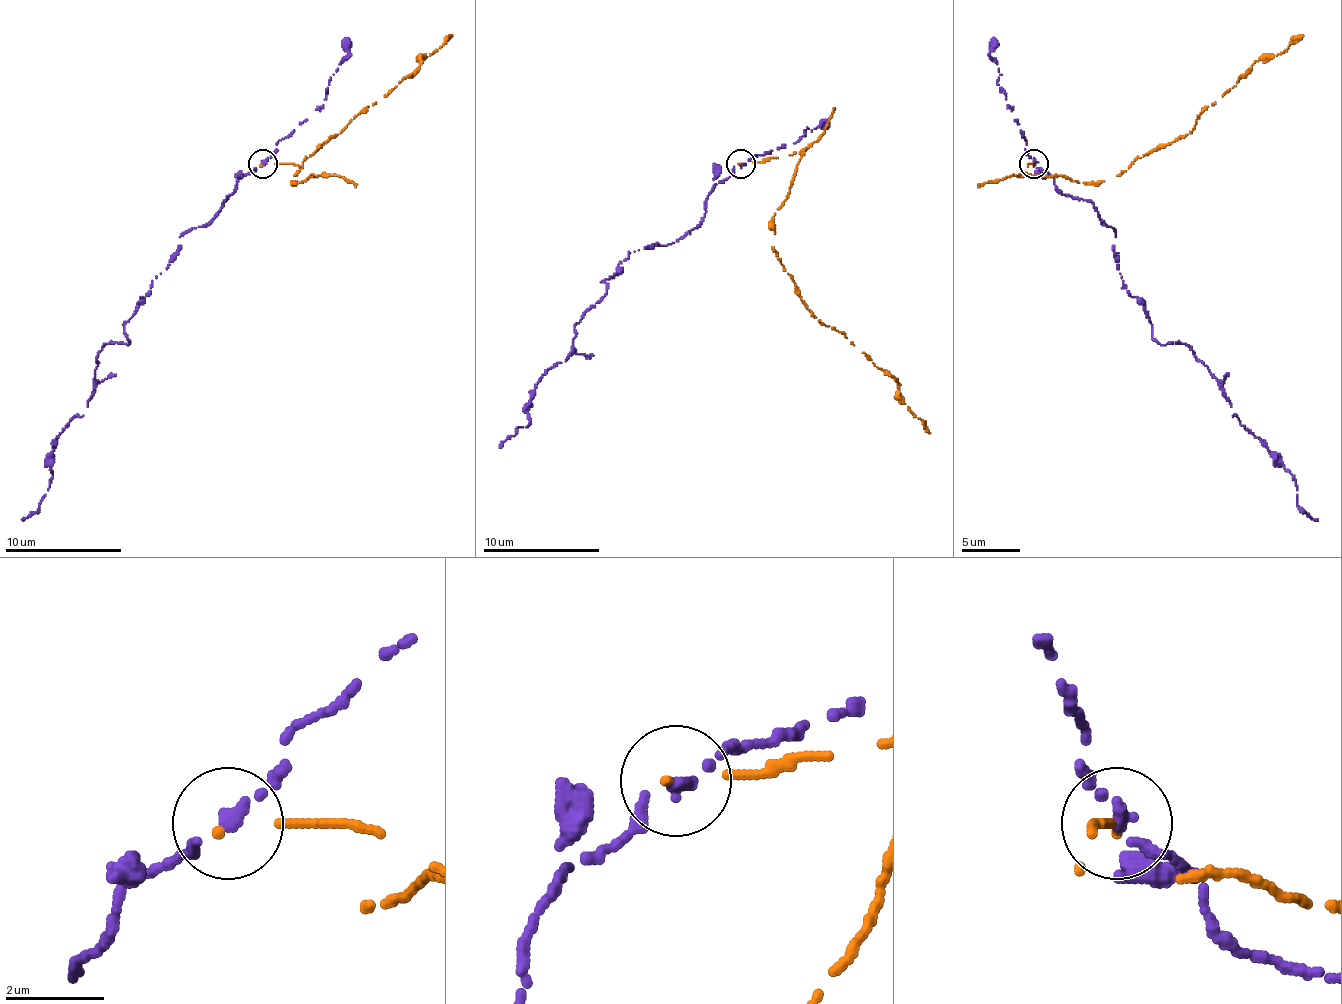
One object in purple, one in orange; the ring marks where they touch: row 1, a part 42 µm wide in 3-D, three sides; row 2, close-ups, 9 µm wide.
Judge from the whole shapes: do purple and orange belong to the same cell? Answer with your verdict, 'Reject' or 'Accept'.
Reject

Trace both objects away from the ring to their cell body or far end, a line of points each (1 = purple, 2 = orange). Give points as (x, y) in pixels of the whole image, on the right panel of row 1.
1: (1033, 163), (1115, 230), (1120, 277), (1153, 335), (1197, 356), (1317, 520)
2: (1033, 166), (1021, 174), (1100, 183), (1185, 136), (1252, 66), (1302, 34)

